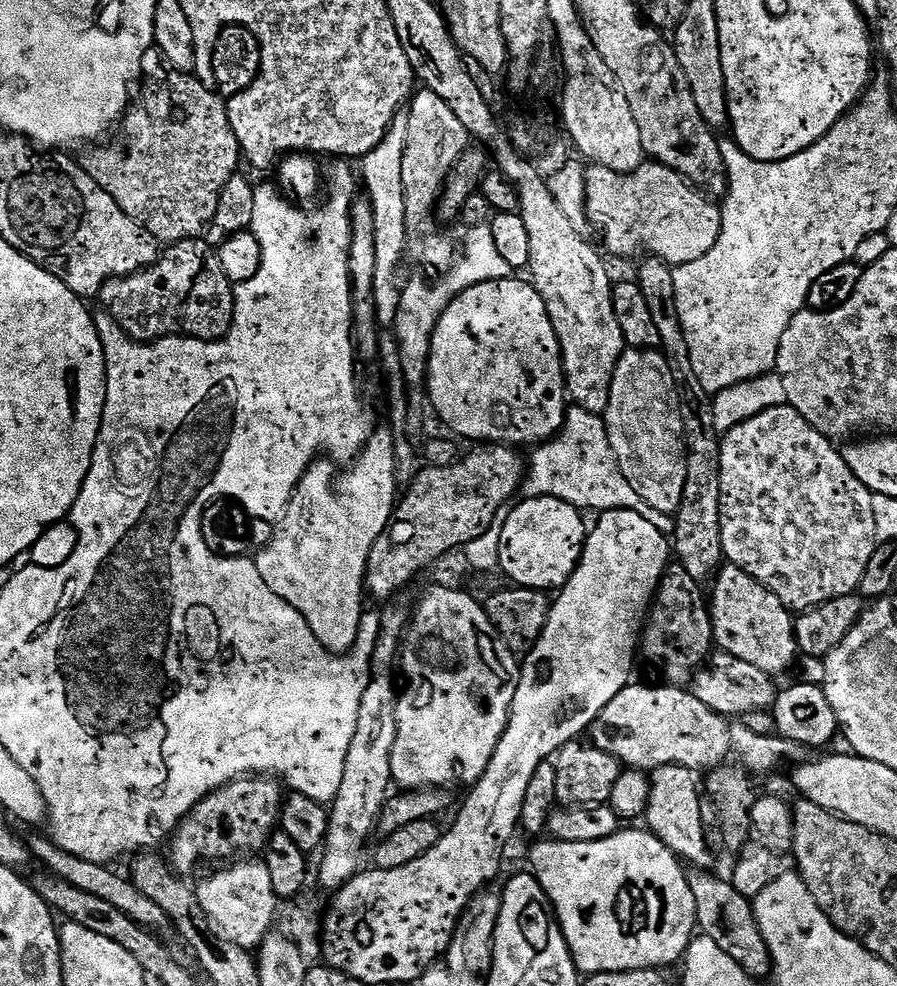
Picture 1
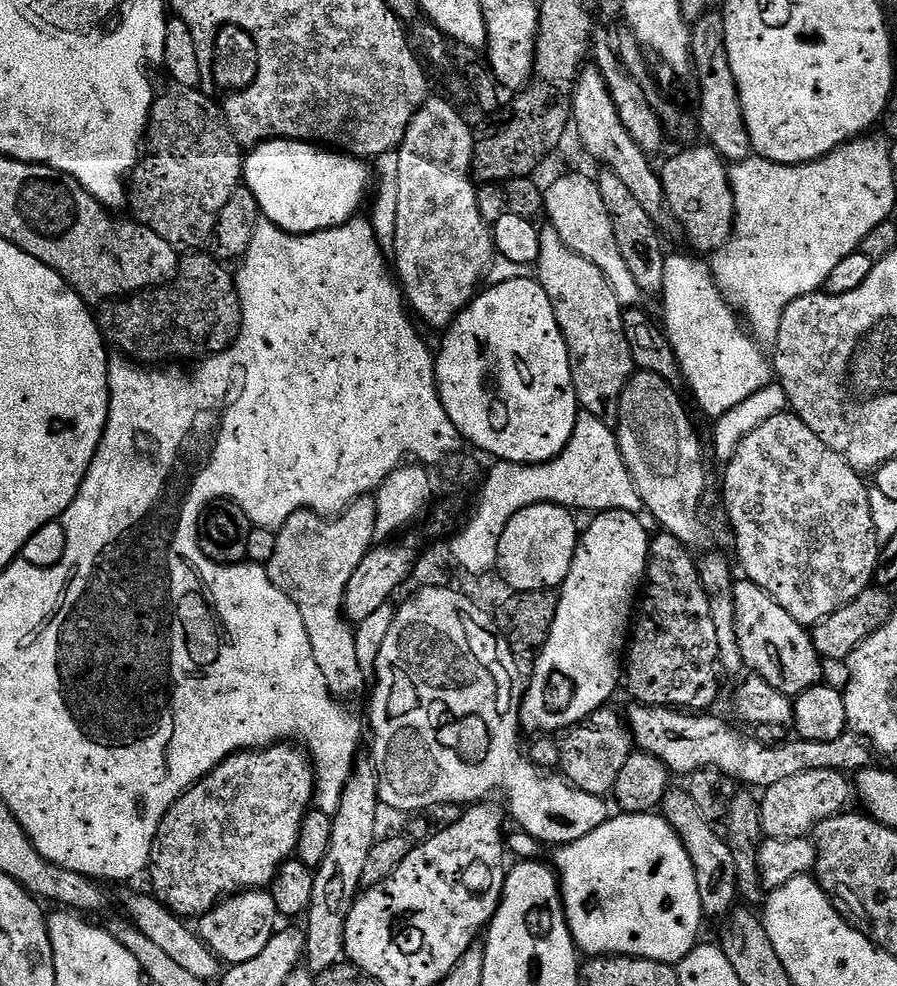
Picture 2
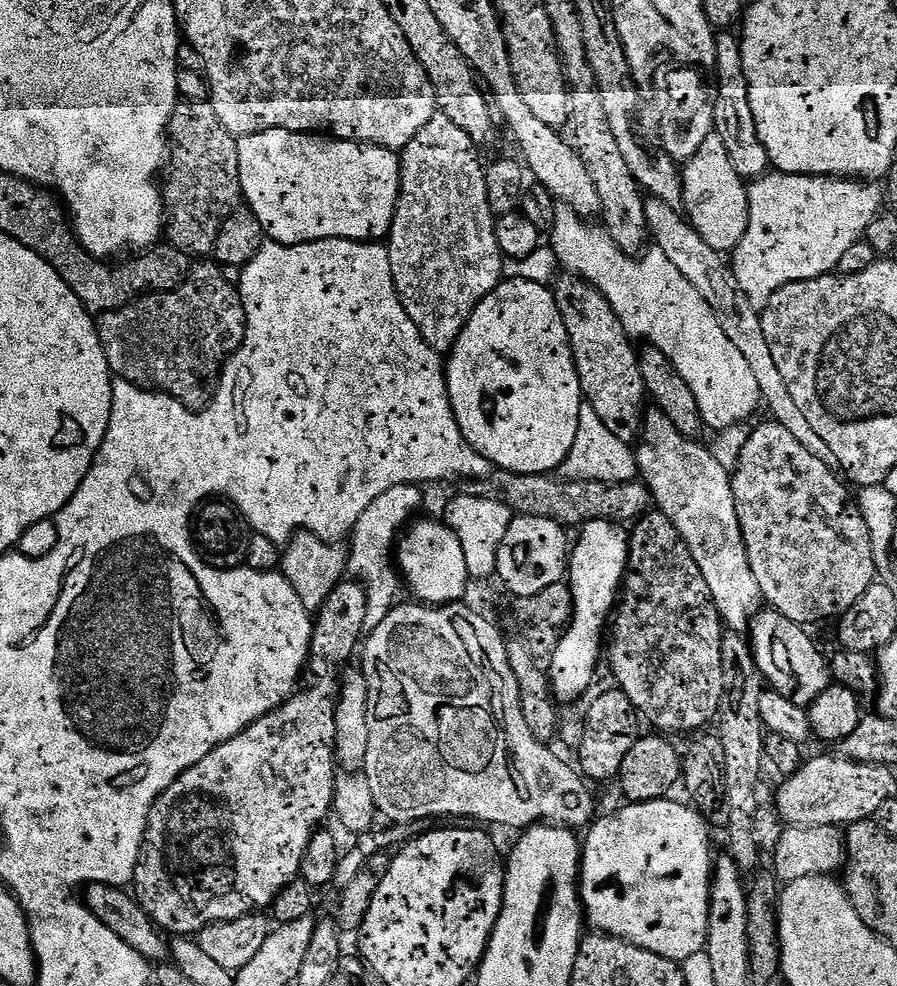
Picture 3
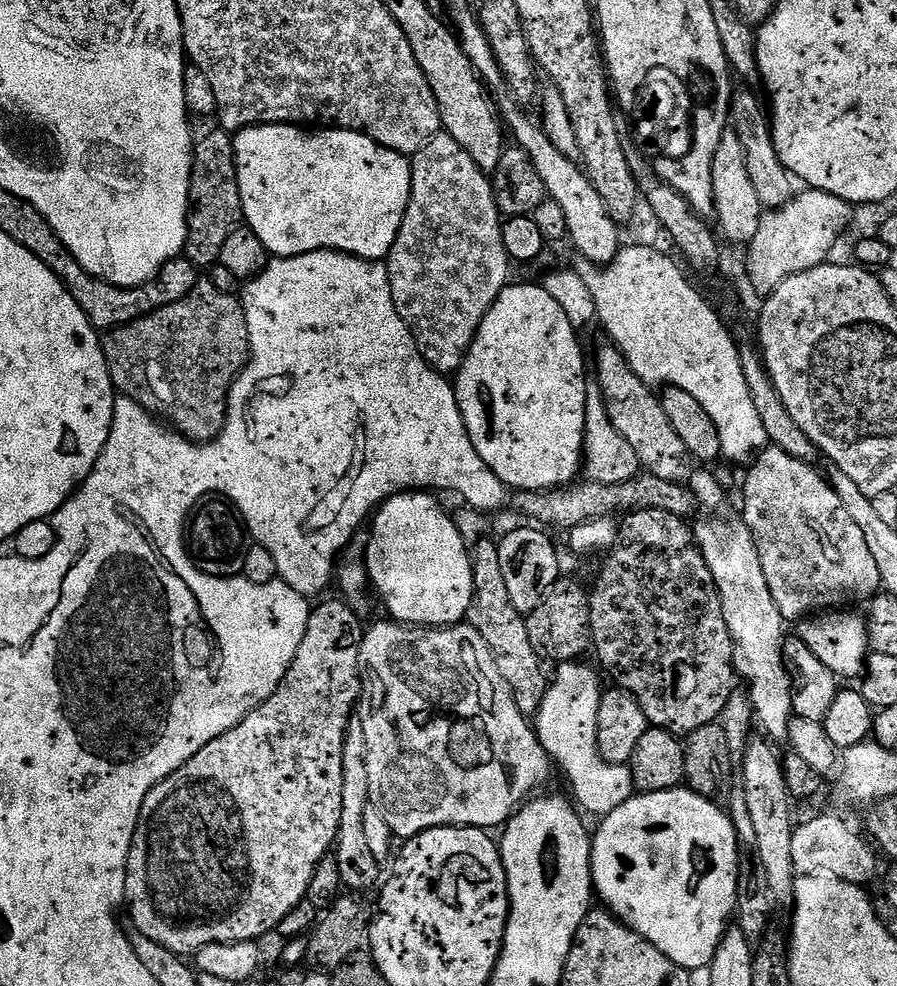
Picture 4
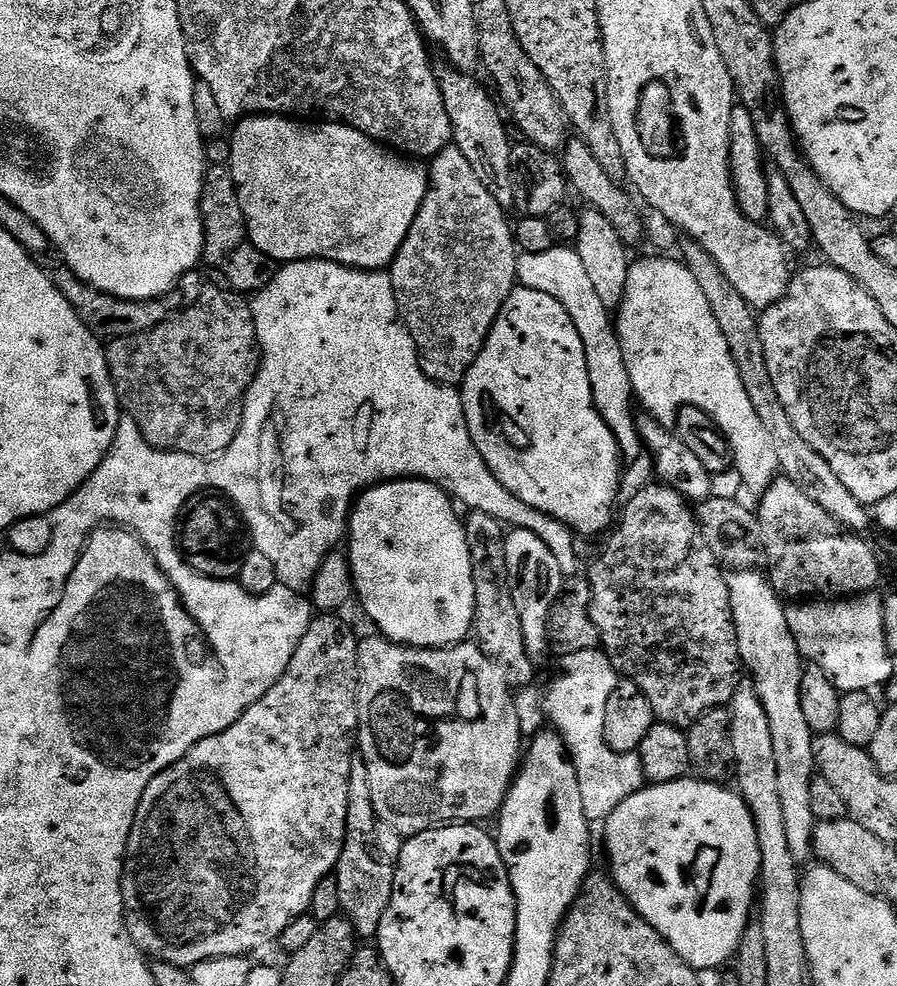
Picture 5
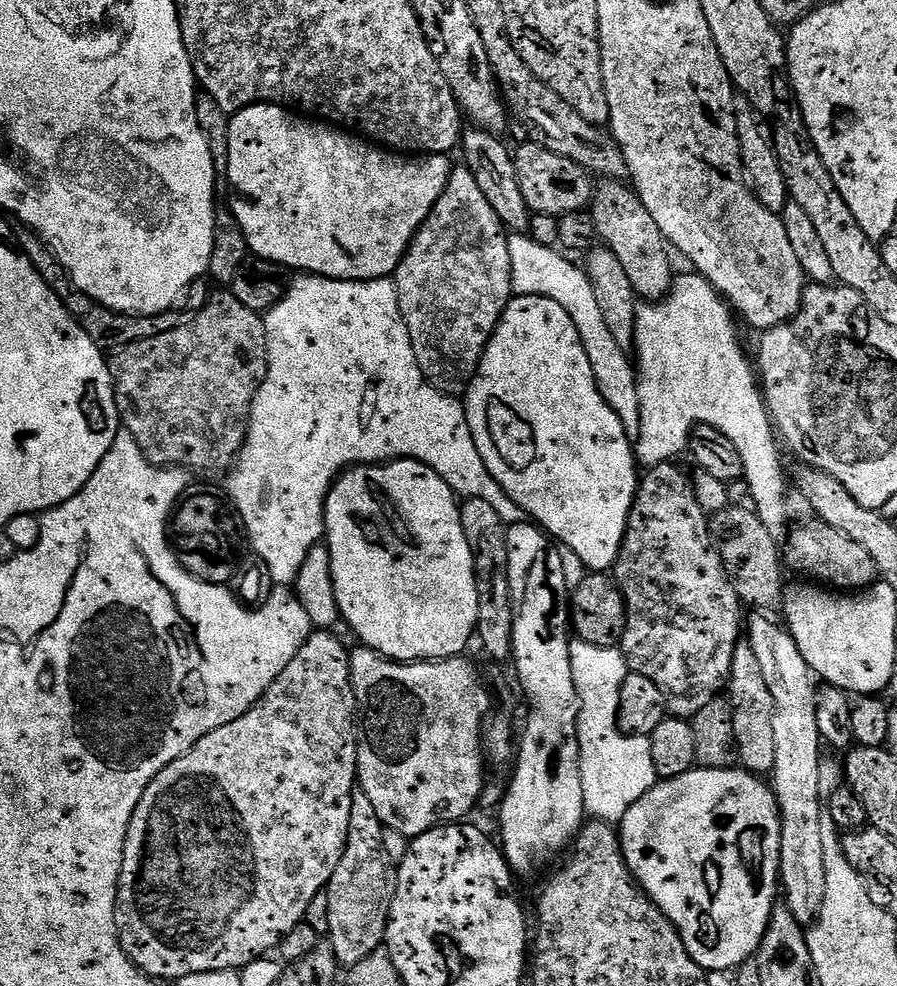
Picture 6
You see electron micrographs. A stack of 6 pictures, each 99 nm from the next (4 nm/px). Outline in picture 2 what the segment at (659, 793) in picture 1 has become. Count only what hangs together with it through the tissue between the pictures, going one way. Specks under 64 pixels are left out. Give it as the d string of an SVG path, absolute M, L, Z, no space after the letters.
M670 790L664 795L662 815L690 854L705 917L709 921L716 920L719 916L727 917L738 904L734 858L730 854L727 839L721 833L719 836L717 829L708 824L702 814L698 814L698 806L694 806L694 798L686 790Z

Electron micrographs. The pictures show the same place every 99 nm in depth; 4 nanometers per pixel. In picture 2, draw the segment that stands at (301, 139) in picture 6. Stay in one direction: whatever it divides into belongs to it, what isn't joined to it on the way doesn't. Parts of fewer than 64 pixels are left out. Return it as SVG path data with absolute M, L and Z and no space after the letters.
M273 138L265 142L264 144L257 144L251 149L244 157L244 175L242 177L243 183L254 194L254 198L258 198L258 206L260 207L260 214L263 219L268 220L274 226L278 226L284 232L293 232L296 236L305 236L311 232L325 232L328 228L340 228L343 224L348 223L357 215L356 212L364 204L364 195L369 195L370 182L368 186L368 174L370 178L370 168L368 168L363 159L347 155L339 150L329 150L324 146L317 146L312 142L305 142L303 140L282 140L279 138Z

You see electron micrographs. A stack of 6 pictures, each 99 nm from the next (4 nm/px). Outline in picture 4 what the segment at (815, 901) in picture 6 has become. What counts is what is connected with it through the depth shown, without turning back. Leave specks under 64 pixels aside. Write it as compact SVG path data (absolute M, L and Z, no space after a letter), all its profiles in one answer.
M739 515L695 525L694 535L701 554L706 558L706 566L710 566L712 577L716 580L726 626L736 651L736 670L739 679L749 684L746 691L752 699L759 727L761 724L773 736L773 741L787 741L794 713L792 677L784 659L786 621L774 598L770 598L770 586L766 586L766 574L762 574L762 562L758 562L754 538Z

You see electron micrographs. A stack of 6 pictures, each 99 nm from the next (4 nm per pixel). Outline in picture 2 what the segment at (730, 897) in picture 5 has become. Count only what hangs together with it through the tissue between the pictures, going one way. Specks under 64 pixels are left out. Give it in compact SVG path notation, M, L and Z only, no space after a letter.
M613 815L605 824L598 826L598 830L594 830L594 834L586 834L586 838L582 838L578 842L557 847L555 852L556 864L554 863L554 868L558 873L560 895L564 898L564 917L568 919L568 928L572 932L572 940L583 955L585 952L585 957L637 956L643 960L657 960L663 964L676 966L686 958L686 954L690 954L692 948L696 947L701 939L700 923L705 923L706 917L698 894L698 882L694 874L694 865L690 862L690 854L686 850L686 846L680 841L678 834L669 826L663 815Z

